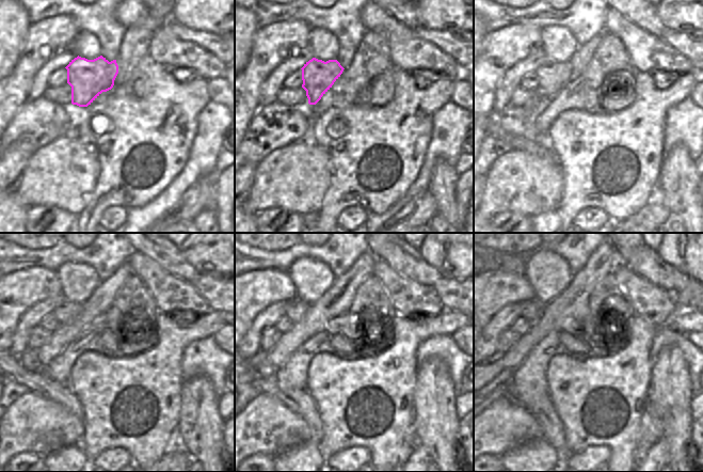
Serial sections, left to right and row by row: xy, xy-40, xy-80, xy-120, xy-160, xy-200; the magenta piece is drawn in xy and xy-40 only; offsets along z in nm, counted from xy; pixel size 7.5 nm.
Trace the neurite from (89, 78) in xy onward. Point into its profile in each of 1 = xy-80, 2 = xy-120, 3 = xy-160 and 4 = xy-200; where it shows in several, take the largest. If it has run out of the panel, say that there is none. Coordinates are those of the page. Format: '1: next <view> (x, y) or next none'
1: next xy-80 (553, 76)
2: next xy-120 (67, 311)
3: next xy-160 (294, 309)
4: next xy-200 (531, 310)

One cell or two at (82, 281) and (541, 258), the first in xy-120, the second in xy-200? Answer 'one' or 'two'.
one

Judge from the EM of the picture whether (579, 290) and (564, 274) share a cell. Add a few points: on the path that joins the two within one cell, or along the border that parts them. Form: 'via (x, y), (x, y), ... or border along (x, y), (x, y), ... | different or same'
border along (573, 273), (570, 283), (554, 299) | different

